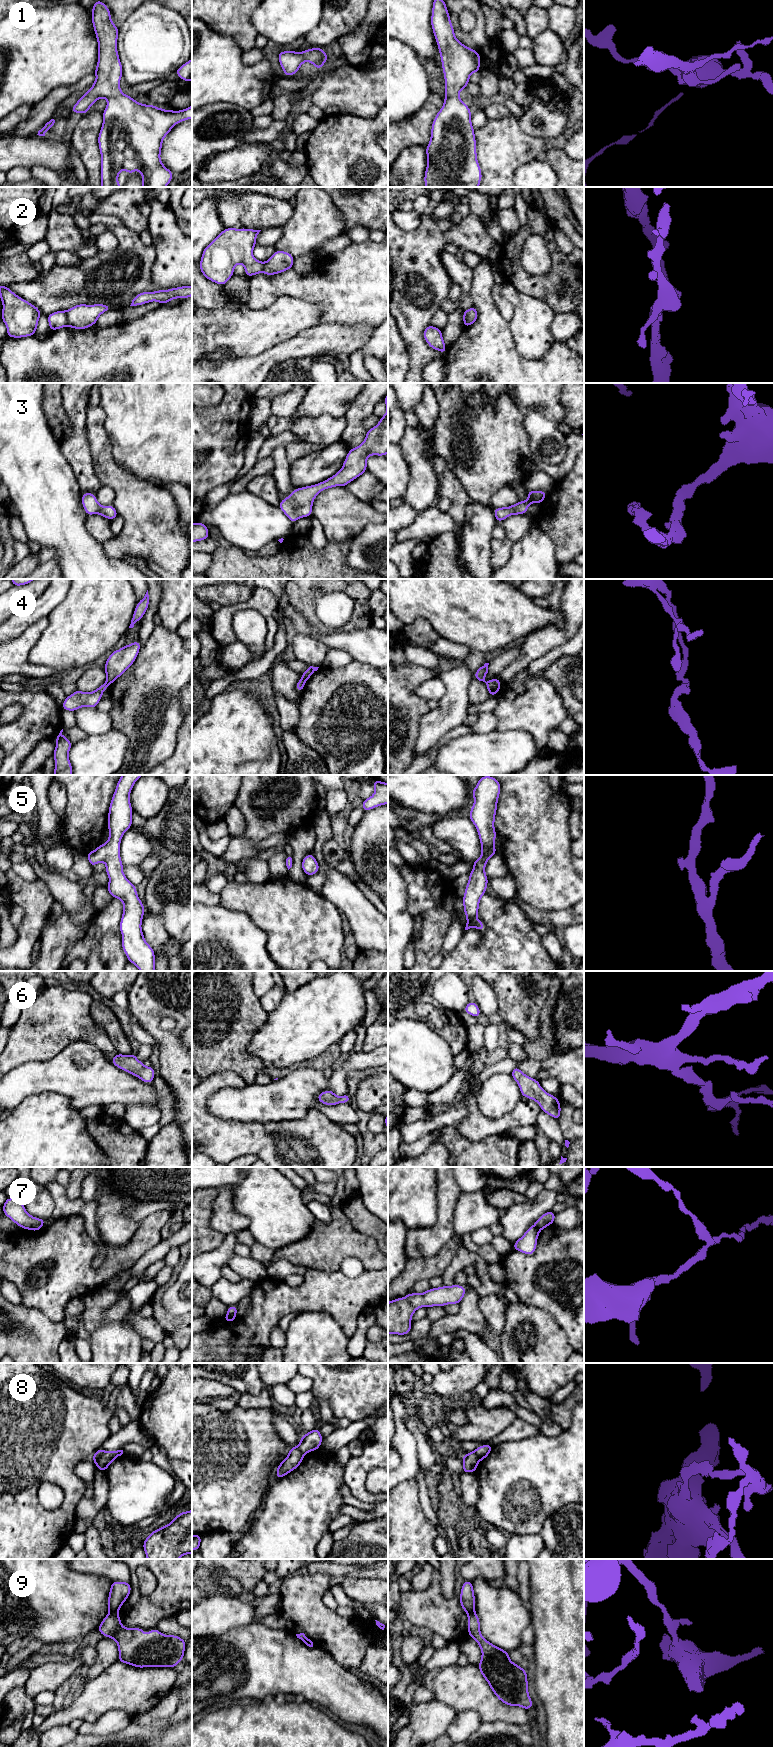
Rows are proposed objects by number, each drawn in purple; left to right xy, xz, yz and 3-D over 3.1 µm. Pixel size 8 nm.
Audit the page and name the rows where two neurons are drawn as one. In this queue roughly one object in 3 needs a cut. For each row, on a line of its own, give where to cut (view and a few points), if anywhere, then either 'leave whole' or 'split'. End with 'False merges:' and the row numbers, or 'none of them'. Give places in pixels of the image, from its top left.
1: cut none; leave whole
2: cut xy (64, 311), (68, 325); split
3: cut none; leave whole
4: cut xz (301, 677), (305, 680); split
5: cut none; leave whole
6: cut none; leave whole
7: cut yz (534, 1224), (539, 1230); split
8: cut xy (105, 1451), (95, 1463); split
9: cut xy (117, 1610), (109, 1612); split
False merges: 2, 4, 7, 8, 9

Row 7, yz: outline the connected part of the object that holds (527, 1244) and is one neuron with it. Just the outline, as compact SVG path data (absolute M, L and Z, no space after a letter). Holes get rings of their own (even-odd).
M530 1226L524 1235L520 1237L515 1243L513 1244L513 1248L516 1251L522 1252L526 1255L533 1255L535 1253L537 1247L537 1239L539 1237L539 1230L537 1227Z

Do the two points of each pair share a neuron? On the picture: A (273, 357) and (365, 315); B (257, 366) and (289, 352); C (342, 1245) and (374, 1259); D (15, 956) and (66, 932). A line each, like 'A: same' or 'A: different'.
A: different
B: same
C: same
D: different

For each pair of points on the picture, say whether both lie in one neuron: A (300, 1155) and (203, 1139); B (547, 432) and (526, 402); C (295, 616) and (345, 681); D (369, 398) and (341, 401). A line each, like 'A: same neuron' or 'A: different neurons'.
A: same neuron
B: same neuron
C: different neurons
D: different neurons

